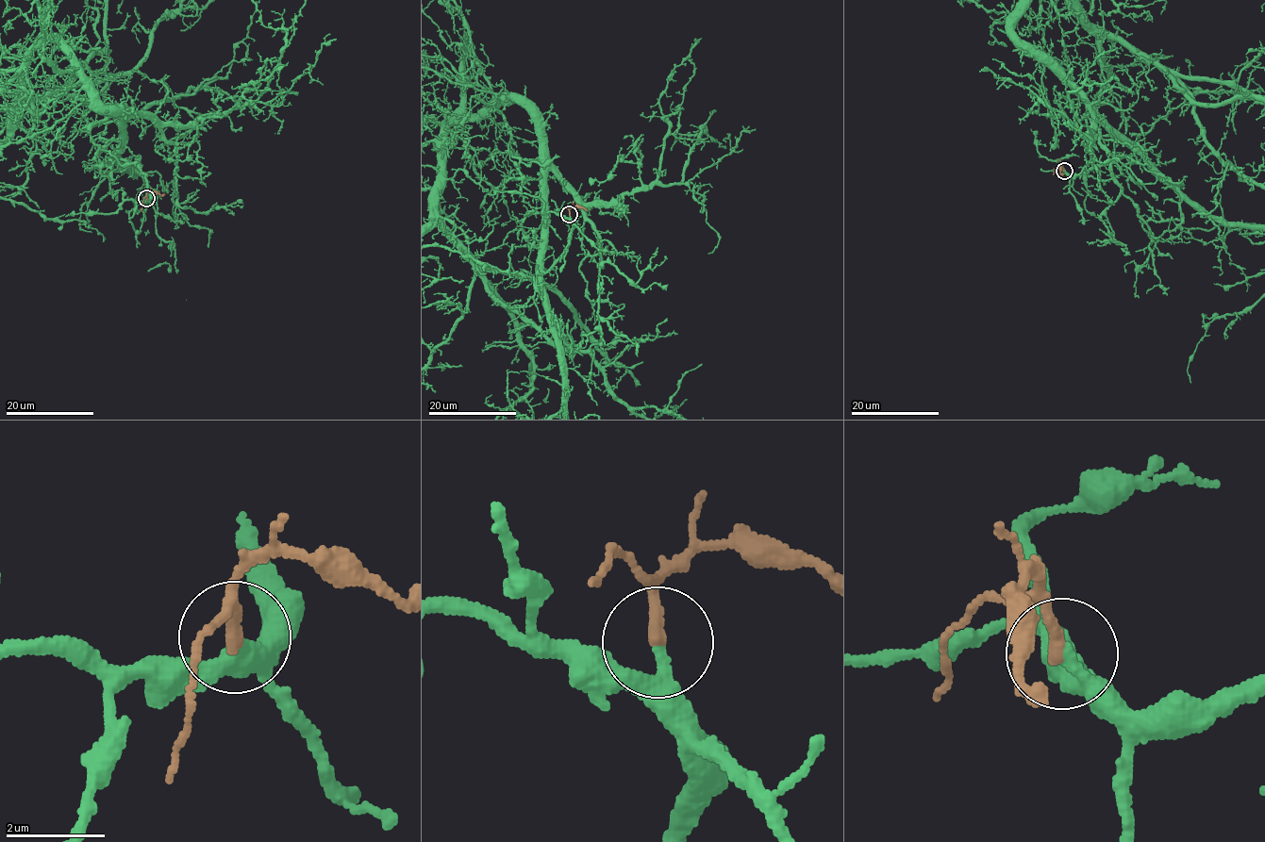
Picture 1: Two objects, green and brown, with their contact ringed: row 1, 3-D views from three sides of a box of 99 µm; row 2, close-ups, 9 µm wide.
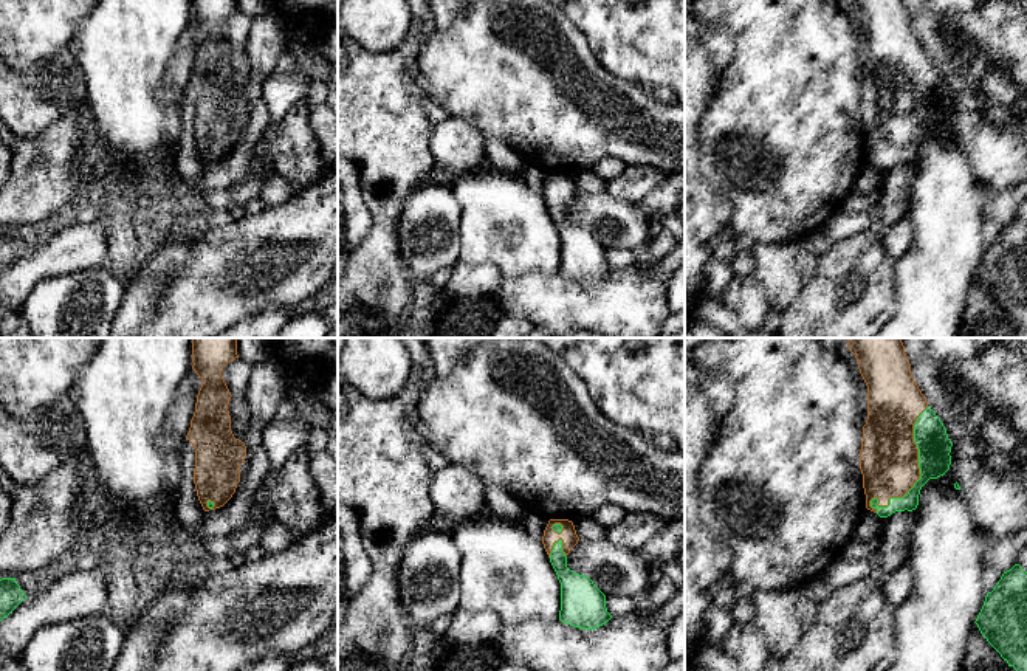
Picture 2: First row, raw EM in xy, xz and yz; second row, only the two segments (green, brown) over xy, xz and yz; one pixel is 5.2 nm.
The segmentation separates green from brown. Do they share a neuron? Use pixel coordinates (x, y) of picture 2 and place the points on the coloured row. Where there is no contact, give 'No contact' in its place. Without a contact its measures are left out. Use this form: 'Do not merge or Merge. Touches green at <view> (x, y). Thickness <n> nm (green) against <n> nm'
Merge. Touches green at yz (919, 467). Thickness 170 nm (green) against 300 nm

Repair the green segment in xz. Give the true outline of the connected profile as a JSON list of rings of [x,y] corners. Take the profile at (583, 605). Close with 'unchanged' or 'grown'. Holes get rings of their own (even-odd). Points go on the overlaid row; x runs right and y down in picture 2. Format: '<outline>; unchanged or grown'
[[[550,519],[542,536],[544,549],[561,583],[559,620],[579,629],[596,629],[612,615],[606,595],[586,576],[567,567],[567,555],[578,544],[575,525],[568,519]]]; grown

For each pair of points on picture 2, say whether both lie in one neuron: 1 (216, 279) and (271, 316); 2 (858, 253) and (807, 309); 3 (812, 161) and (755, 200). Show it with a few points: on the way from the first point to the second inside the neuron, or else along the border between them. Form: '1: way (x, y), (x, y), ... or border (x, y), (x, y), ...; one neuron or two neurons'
1: border (291, 309), (265, 307), (239, 321); two neurons
2: way (849, 267), (821, 295); one neuron
3: way (798, 169), (769, 199); one neuron

